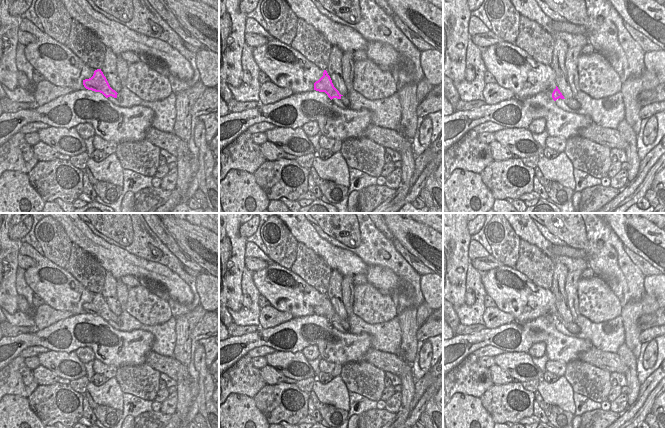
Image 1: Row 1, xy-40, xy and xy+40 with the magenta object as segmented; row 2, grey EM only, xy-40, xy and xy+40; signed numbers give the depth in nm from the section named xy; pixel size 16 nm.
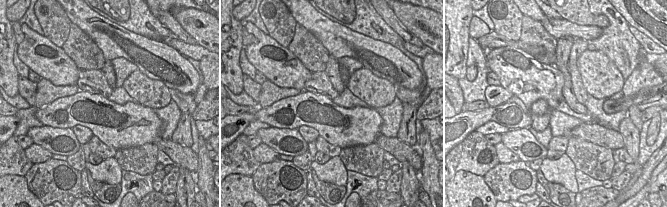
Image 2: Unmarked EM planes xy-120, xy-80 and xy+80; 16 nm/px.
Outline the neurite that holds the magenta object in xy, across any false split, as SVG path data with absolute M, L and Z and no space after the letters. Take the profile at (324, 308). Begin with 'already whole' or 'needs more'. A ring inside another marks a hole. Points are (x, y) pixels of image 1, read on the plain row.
needs more; M324 294L323 300L314 307L314 314L325 316L331 324L333 322L339 323L346 331L348 331L350 328L348 321L341 319L334 311L332 304L326 294Z

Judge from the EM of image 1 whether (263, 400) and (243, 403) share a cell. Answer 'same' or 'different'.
different

